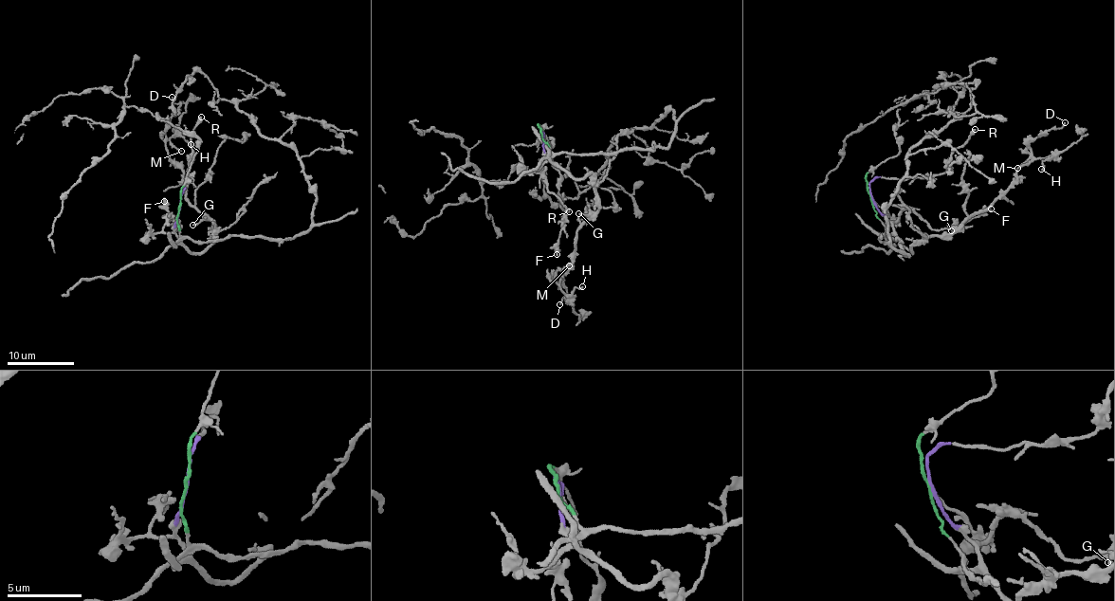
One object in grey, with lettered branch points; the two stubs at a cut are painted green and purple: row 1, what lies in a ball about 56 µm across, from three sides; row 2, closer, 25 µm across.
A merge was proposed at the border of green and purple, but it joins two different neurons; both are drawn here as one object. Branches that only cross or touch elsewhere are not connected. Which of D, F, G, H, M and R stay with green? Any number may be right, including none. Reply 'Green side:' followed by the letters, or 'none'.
Green side: none

